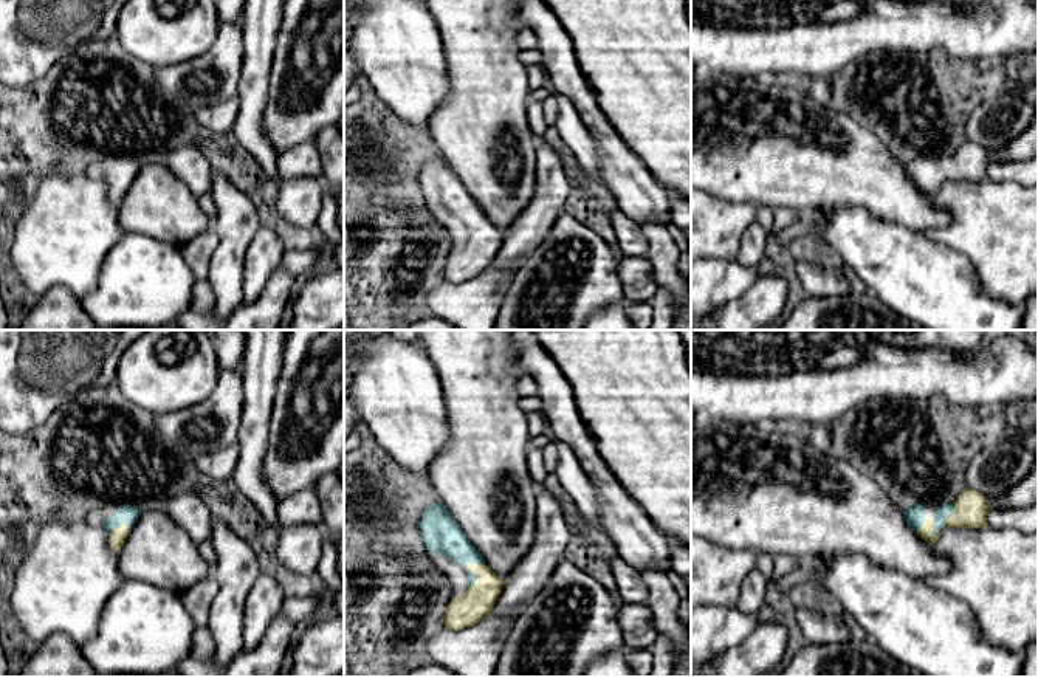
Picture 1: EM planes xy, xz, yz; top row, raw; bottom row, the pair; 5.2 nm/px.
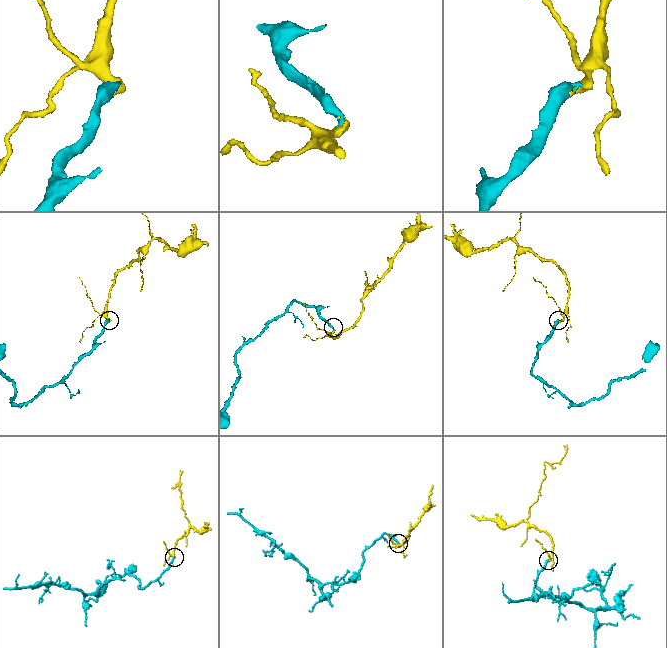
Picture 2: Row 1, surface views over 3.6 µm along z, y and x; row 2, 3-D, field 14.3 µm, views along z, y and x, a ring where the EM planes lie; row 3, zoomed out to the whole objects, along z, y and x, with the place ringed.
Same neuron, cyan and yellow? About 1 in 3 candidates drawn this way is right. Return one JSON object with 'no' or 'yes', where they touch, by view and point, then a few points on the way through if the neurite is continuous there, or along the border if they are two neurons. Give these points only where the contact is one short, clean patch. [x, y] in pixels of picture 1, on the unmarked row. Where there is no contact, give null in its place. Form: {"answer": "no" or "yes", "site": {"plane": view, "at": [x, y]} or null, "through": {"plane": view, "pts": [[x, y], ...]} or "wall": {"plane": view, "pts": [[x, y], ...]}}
{"answer": "yes", "site": {"plane": "yz", "at": [944, 174]}, "through": {"plane": "yz", "pts": [[944, 164], [944, 174], [950, 168], [972, 161]]}}

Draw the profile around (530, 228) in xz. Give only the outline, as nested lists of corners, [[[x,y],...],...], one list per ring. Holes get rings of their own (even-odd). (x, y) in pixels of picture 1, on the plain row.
[[[538,144],[536,186],[530,203],[504,234],[493,268],[525,260],[548,235],[570,194],[570,181],[555,149]]]

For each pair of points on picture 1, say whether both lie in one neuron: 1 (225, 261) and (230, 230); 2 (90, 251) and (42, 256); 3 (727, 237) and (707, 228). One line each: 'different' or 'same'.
1: same
2: same
3: same

